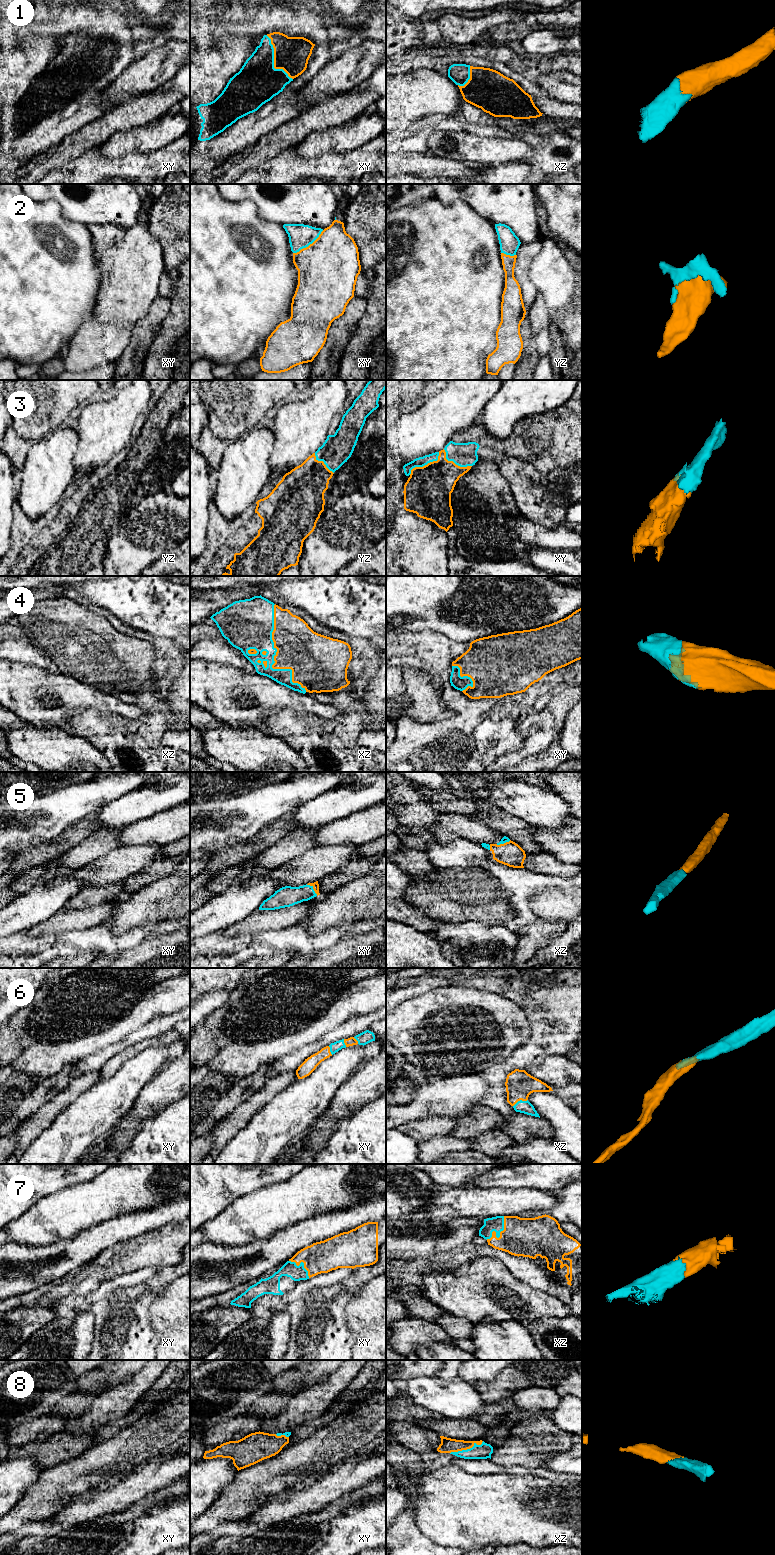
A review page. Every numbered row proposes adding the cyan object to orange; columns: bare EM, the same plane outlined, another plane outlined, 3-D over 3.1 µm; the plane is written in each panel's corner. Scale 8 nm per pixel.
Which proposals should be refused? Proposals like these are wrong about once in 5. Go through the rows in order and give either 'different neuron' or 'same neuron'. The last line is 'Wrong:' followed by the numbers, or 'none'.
1: same neuron
2: same neuron
3: same neuron
4: same neuron
5: same neuron
6: same neuron
7: same neuron
8: same neuron
Wrong: none

